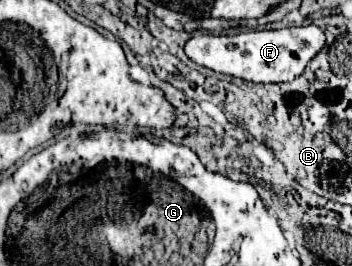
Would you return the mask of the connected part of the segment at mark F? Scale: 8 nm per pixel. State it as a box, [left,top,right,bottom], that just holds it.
[184,27,326,83]

